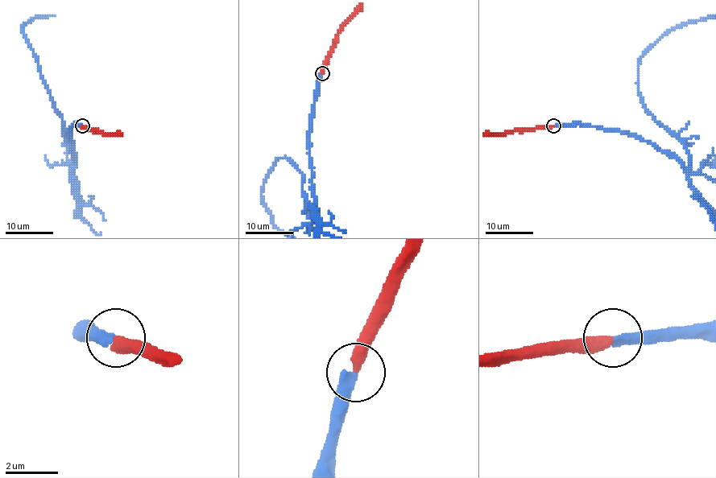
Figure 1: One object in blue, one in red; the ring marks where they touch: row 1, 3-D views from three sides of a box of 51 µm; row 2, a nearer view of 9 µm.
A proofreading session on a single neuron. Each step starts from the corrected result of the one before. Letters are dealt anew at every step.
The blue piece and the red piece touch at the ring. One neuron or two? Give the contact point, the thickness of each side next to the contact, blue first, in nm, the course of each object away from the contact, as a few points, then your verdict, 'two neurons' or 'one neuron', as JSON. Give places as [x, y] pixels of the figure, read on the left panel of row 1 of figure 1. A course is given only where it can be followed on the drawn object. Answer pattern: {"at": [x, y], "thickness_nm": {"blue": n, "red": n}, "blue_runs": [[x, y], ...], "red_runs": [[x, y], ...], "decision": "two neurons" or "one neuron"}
{"at": [82, 125], "thickness_nm": {"blue": 400, "red": 400}, "red_runs": [[81, 125], [105, 133], [122, 133]], "decision": "one neuron"}

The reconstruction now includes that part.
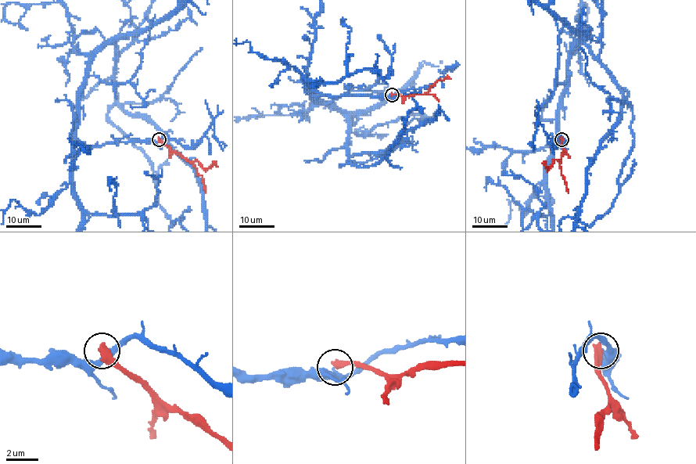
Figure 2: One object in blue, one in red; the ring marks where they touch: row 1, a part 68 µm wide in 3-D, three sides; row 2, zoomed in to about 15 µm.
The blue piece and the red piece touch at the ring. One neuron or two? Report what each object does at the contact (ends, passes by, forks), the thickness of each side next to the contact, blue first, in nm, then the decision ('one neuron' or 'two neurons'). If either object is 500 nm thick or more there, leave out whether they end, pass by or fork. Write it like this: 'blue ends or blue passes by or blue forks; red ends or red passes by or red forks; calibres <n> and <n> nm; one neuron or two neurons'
calibres 280 and 500 nm; two neurons

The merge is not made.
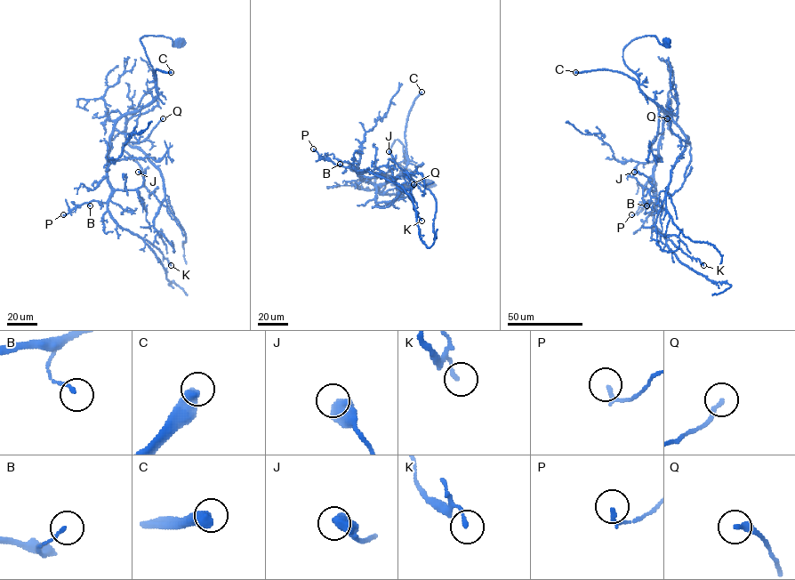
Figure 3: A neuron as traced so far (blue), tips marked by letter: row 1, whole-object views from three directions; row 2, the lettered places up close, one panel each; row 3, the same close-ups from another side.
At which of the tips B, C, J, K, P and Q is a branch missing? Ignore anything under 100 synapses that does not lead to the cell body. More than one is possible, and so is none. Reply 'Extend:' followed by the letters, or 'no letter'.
Extend: C

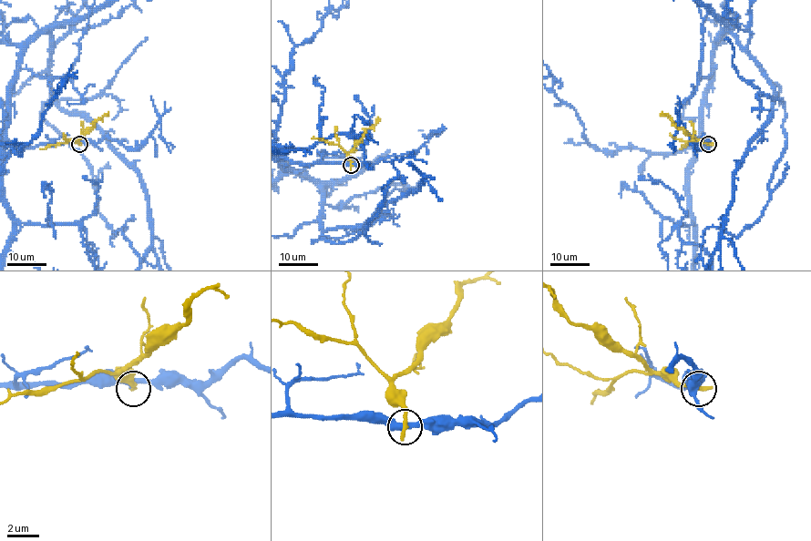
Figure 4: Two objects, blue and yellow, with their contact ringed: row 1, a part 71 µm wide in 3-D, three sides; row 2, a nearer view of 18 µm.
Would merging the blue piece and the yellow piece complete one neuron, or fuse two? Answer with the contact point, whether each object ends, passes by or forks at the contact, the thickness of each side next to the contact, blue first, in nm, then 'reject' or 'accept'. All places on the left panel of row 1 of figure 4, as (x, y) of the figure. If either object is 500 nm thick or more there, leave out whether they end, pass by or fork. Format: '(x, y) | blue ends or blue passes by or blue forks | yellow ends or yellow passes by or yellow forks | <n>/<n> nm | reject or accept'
(79, 144) | blue passes by | yellow ends | 380/320 nm | reject

